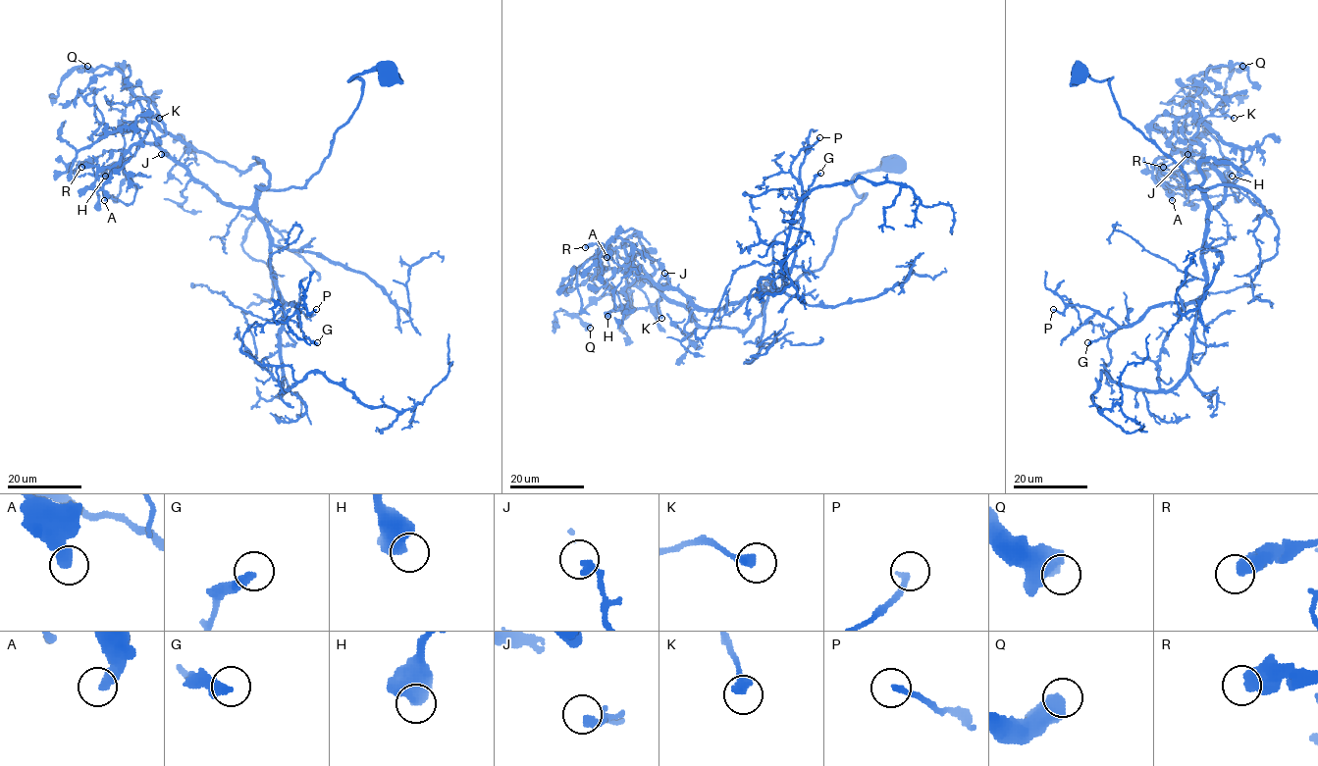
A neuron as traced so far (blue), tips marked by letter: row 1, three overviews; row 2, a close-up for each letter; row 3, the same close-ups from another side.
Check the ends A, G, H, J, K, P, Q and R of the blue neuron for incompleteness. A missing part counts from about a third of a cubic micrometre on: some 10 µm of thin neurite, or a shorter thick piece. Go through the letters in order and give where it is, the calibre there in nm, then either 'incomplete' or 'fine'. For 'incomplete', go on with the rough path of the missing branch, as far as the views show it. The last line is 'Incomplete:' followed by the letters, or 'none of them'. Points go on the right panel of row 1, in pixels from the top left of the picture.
A: (1172, 200) | 440 nm | fine
G: (1087, 342) | 360 nm | fine
H: (1232, 176) | 600 nm | fine
J: (1187, 154) | 320 nm | fine
K: (1234, 118) | 360 nm | fine
P: (1053, 309) | 220 nm | fine
Q: (1242, 66) | 650 nm | fine
R: (1163, 167) | 600 nm | fine
Incomplete: none of them

